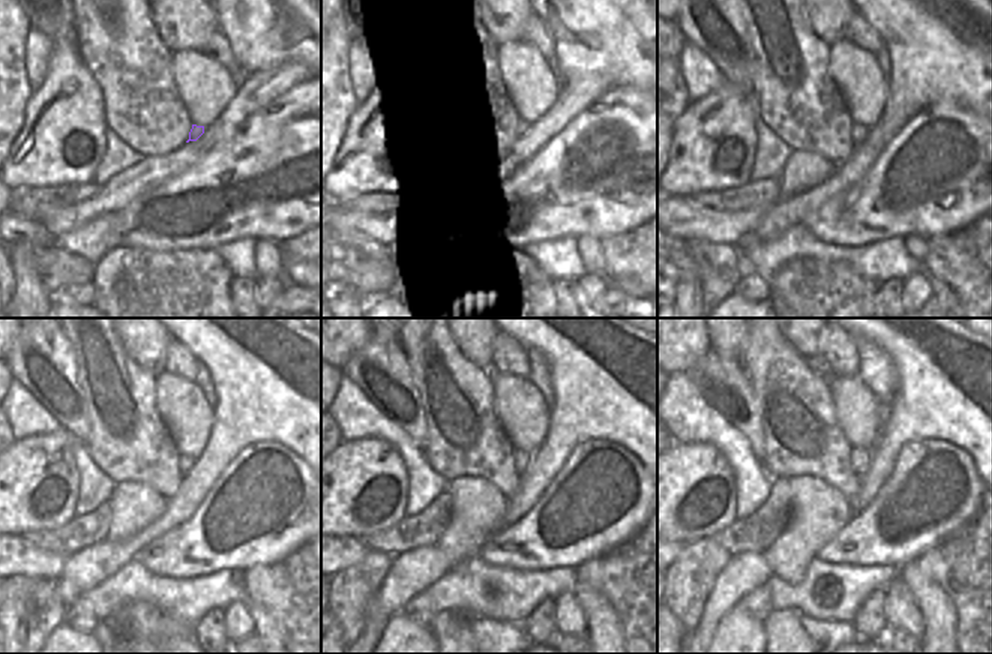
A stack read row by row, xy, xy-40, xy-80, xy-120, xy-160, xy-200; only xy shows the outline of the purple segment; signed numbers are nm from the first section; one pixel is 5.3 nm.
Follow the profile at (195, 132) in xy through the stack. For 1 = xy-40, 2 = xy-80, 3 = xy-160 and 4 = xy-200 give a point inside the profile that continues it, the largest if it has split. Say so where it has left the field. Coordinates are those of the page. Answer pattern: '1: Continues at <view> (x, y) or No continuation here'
1: Continues at xy-40 (526, 129)
2: Continues at xy-80 (859, 129)
3: Continues at xy-160 (521, 459)
4: Continues at xy-200 (859, 459).

